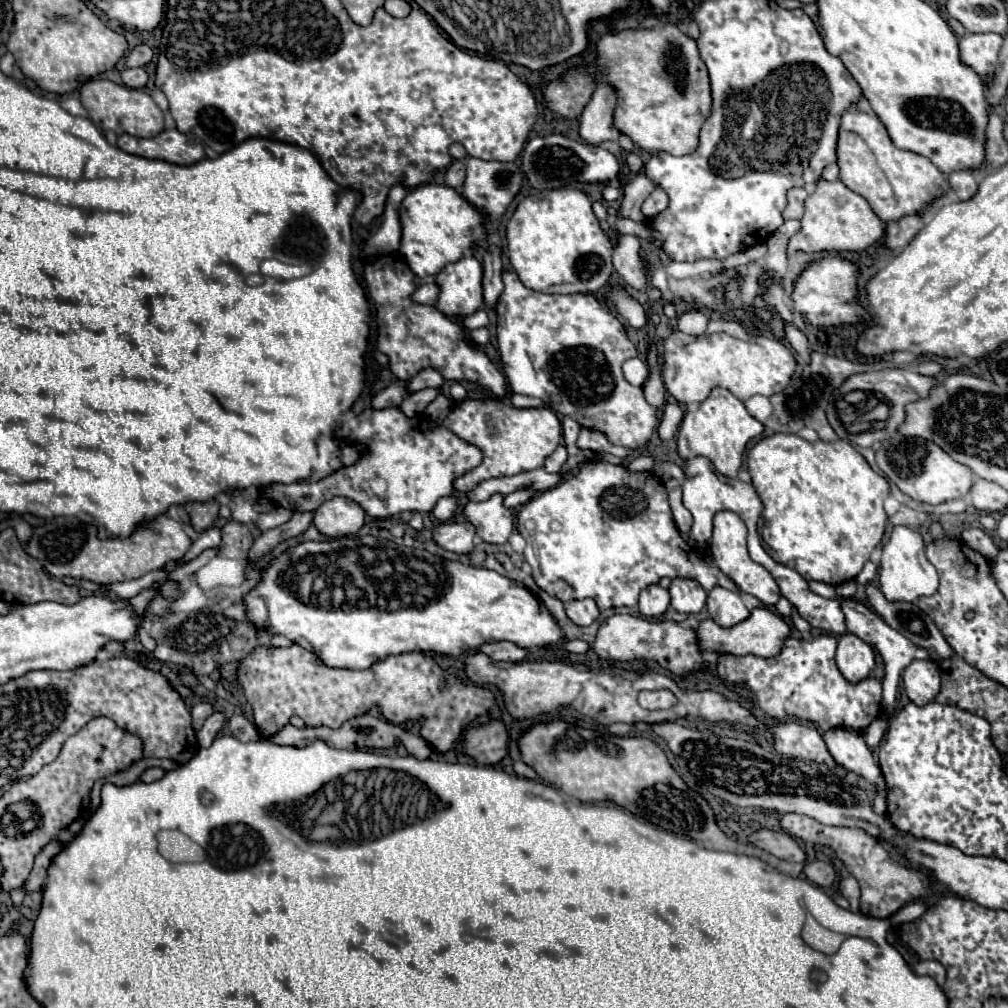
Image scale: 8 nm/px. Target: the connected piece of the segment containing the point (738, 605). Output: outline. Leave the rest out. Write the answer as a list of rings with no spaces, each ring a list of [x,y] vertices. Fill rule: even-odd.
[[[715,587],[707,597],[707,609],[711,619],[721,627],[733,627],[749,617],[749,609],[743,605],[741,593]]]

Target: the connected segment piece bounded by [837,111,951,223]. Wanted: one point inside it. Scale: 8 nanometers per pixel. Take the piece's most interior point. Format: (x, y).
(895, 182)

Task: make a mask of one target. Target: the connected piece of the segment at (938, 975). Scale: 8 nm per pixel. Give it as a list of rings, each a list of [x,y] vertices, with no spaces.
[[[921,961],[921,963],[919,963],[919,971],[917,971],[917,973],[933,977],[933,979],[937,981],[937,985],[939,985],[939,987],[943,987],[943,985],[945,985],[945,969],[943,969],[943,965],[941,965],[941,963],[937,963],[937,961]]]

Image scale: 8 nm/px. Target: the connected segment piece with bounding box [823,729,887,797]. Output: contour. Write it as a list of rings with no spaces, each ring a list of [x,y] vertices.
[[[831,729],[823,735],[823,739],[827,743],[831,757],[841,767],[857,773],[859,777],[863,777],[865,781],[875,785],[877,793],[881,793],[883,797],[887,795],[887,787],[885,787],[881,767],[873,759],[873,753],[865,745],[865,739],[861,733],[857,733],[853,729]]]

